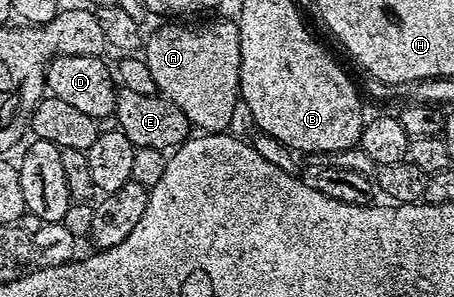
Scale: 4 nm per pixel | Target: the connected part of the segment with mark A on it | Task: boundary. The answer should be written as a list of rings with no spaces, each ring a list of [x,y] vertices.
[[[214,19],[196,25],[164,25],[145,40],[142,57],[158,91],[184,109],[191,126],[204,133],[225,132],[239,99],[240,35],[237,22]]]

